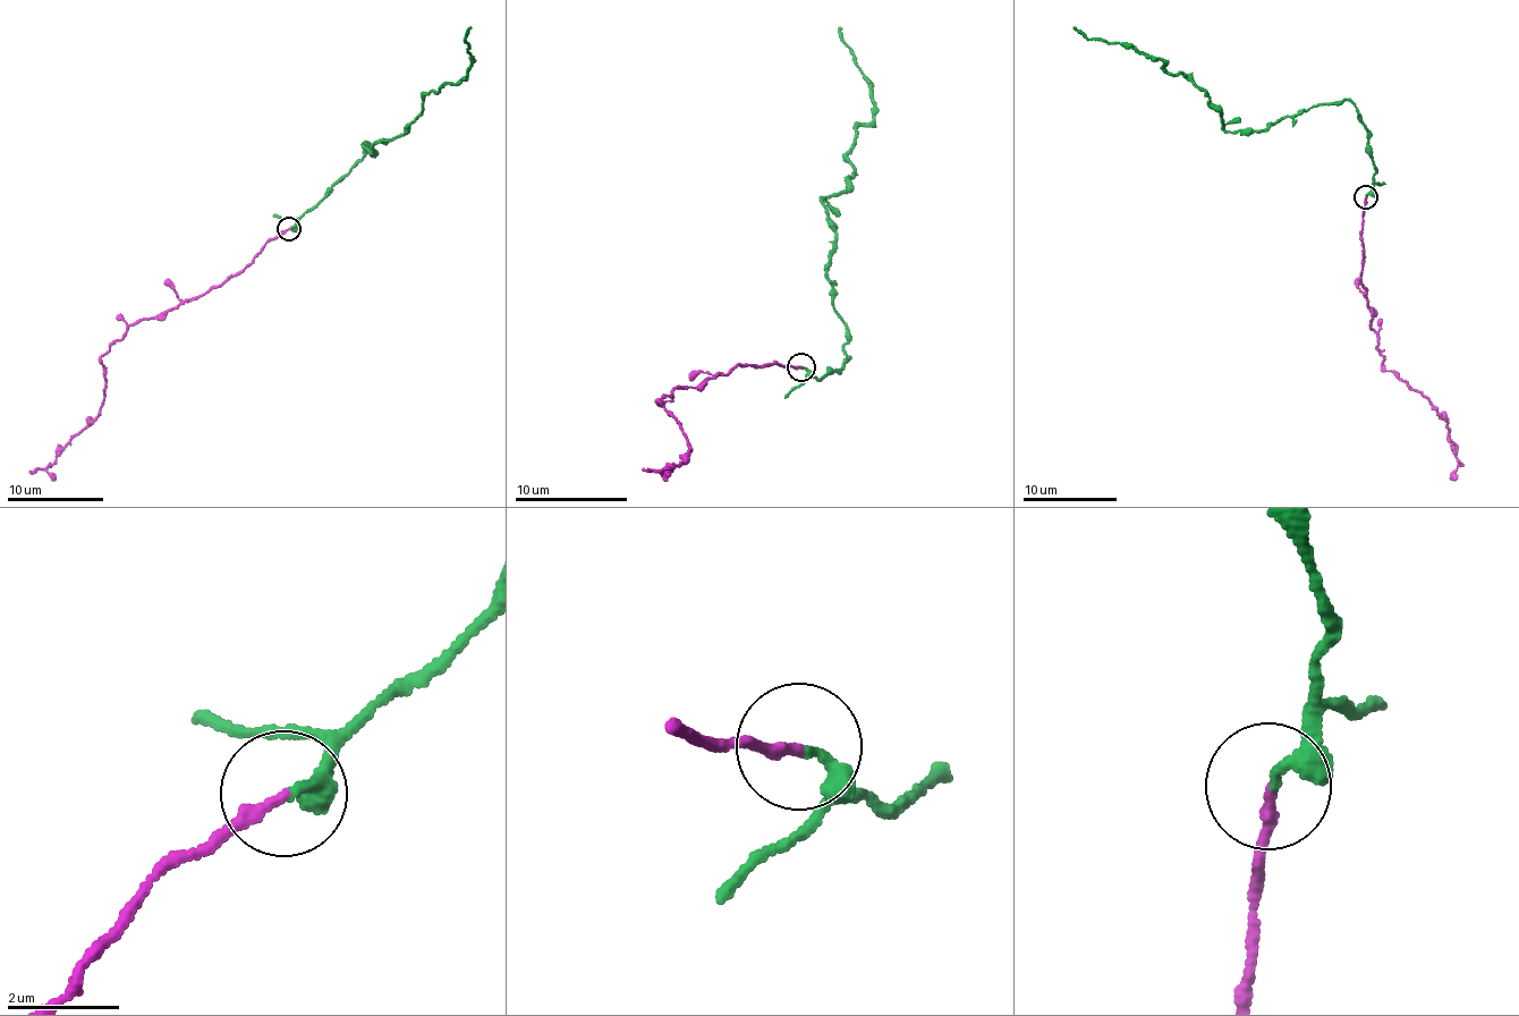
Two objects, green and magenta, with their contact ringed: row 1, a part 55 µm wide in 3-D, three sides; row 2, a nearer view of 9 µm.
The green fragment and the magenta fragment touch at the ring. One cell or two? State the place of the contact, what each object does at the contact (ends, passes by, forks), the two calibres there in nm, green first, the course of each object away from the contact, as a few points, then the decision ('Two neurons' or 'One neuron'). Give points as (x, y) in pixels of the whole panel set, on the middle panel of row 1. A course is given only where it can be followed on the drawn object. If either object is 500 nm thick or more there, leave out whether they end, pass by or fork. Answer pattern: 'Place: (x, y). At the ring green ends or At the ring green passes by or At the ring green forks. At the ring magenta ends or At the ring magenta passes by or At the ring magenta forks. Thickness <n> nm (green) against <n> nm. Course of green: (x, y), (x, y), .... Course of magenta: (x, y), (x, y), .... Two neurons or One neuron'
Place: (800, 366). At the ring green ends. At the ring magenta ends. Thickness 180 nm (green) against 220 nm. Course of green: (802, 367), (821, 380), (850, 357), (824, 202), (848, 186), (855, 128), (873, 119), (871, 81), (838, 27). Course of magenta: (802, 367), (738, 364), (694, 388), (678, 387), (659, 403), (682, 428), (689, 456), (664, 476), (644, 468). One neuron

